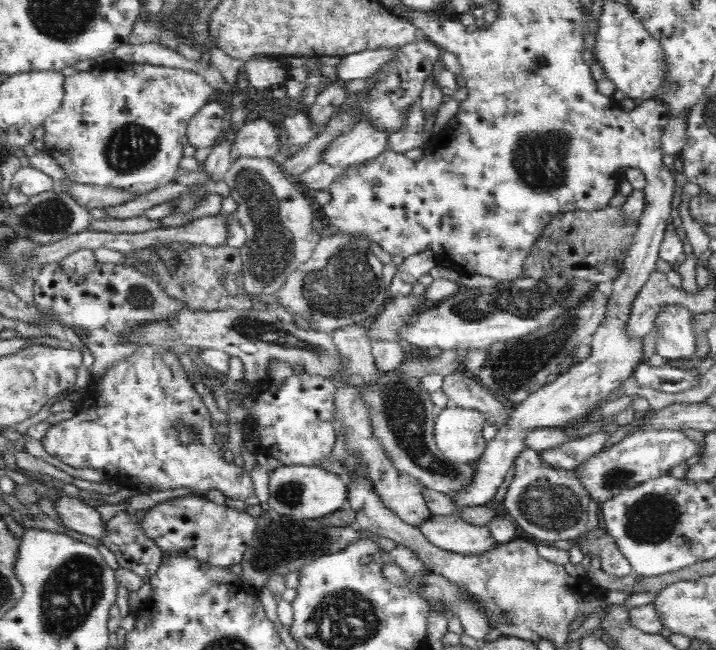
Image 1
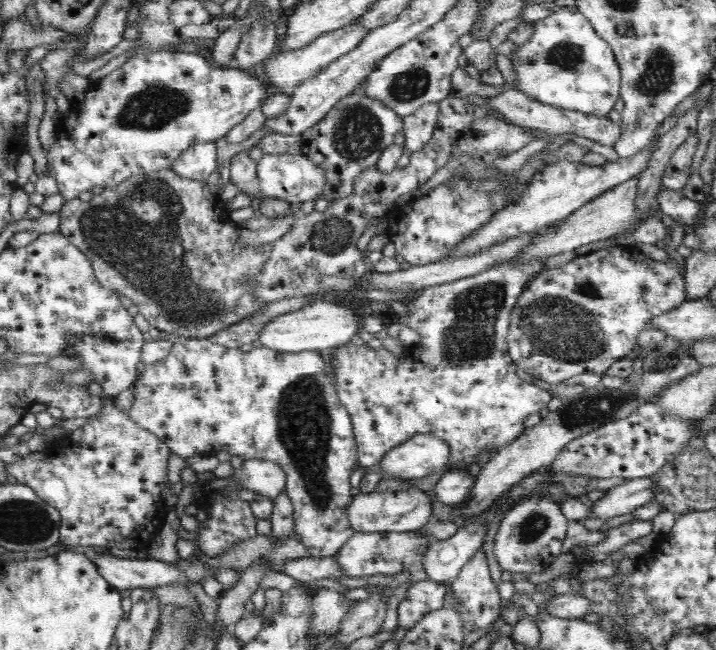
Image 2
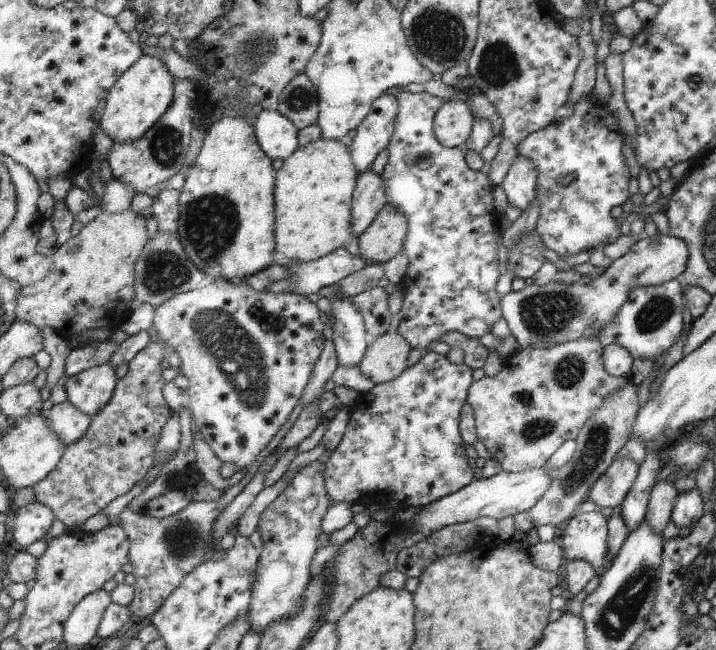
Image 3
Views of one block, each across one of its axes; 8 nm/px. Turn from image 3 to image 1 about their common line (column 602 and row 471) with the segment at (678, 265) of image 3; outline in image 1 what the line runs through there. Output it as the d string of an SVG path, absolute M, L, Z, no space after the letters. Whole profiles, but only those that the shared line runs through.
M284 464L270 474L268 505L274 512L294 520L317 520L348 506L348 482L345 476L324 467Z

